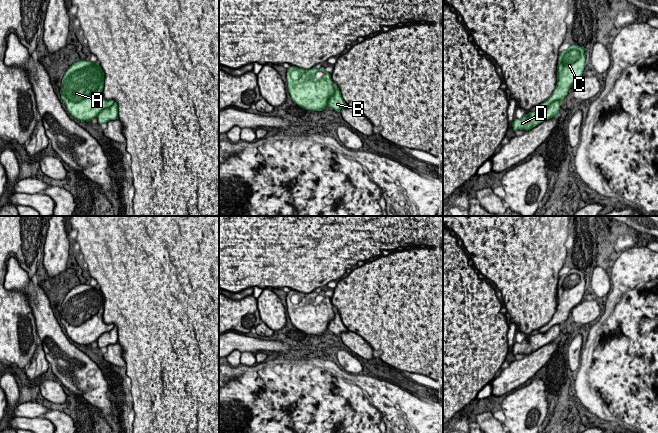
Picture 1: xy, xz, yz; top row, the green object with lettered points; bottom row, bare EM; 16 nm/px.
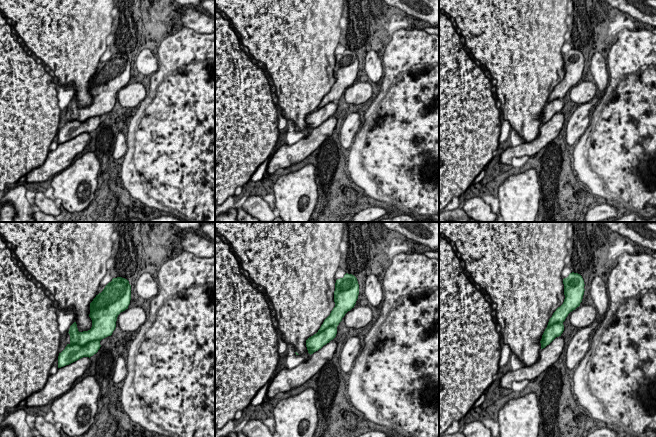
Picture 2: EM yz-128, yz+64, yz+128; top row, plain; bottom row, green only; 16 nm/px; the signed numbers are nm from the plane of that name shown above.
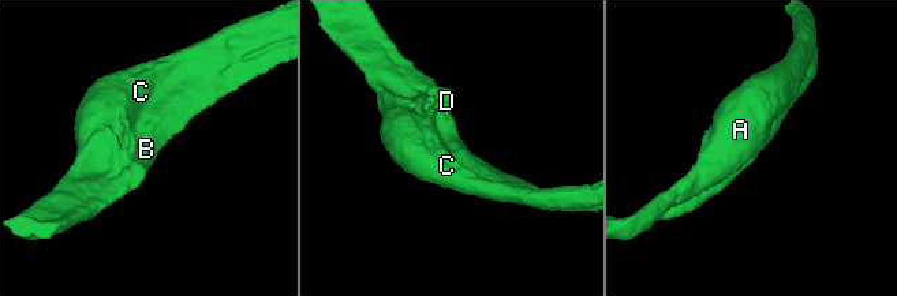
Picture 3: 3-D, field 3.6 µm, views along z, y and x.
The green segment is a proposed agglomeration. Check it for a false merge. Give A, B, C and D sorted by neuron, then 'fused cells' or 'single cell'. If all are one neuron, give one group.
A C / B D | fused cells

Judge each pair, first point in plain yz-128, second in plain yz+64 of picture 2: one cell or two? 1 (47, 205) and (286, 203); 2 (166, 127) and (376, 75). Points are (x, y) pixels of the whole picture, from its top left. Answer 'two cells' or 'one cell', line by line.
1: two cells
2: two cells

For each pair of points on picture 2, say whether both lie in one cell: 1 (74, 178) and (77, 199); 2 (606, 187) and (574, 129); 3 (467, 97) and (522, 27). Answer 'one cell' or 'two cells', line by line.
1: one cell
2: two cells
3: two cells

